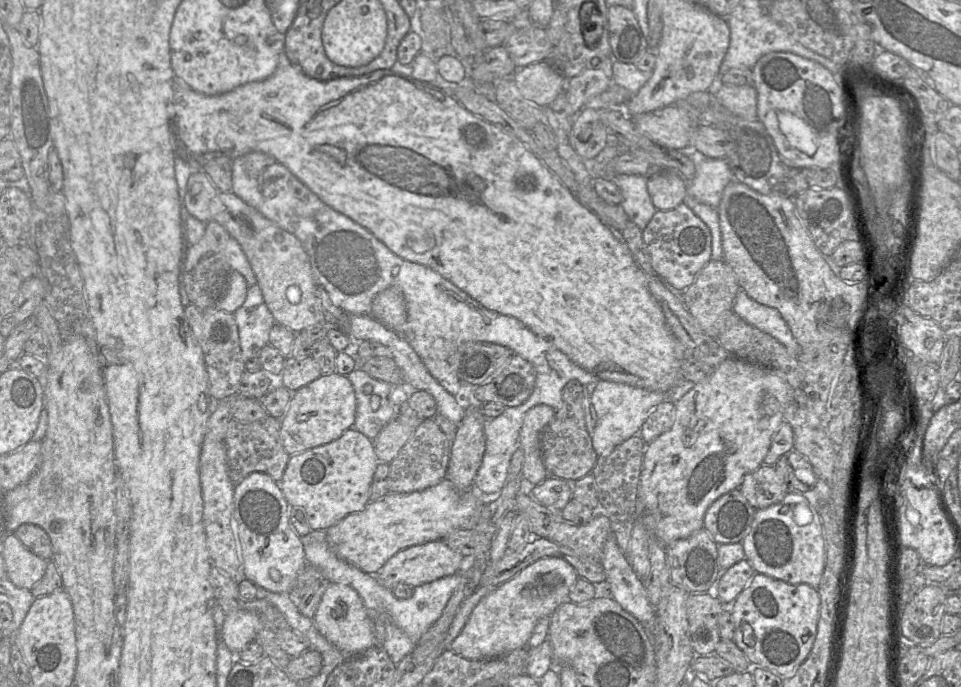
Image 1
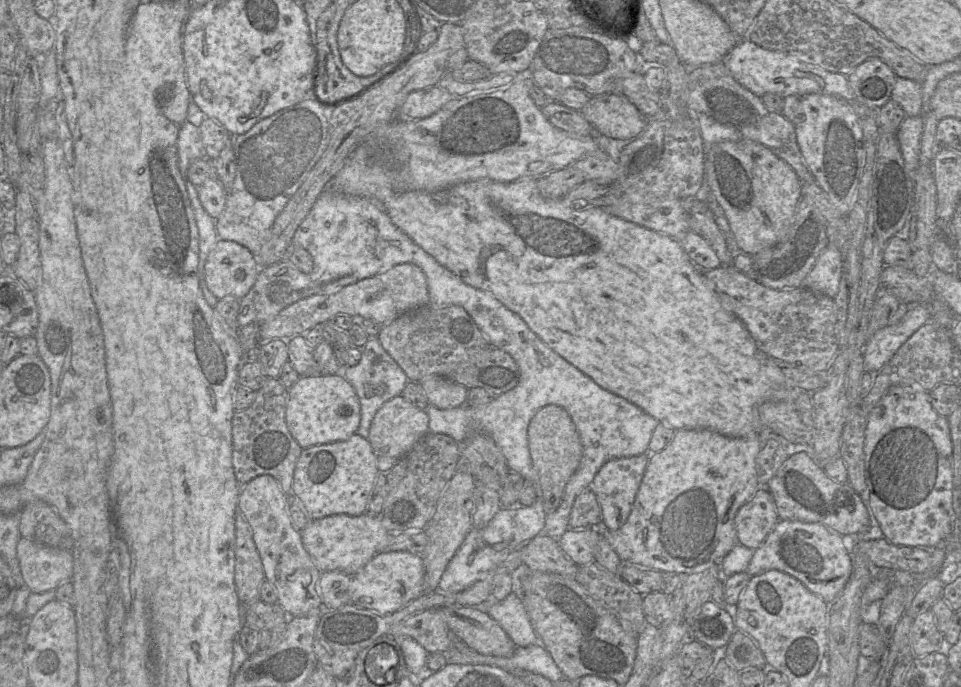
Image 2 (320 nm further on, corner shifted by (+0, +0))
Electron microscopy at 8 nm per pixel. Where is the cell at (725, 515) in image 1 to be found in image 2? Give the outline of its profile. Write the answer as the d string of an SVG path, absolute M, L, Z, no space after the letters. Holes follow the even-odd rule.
M760 487L735 516L738 543L756 550L779 520L773 496L766 487Z

